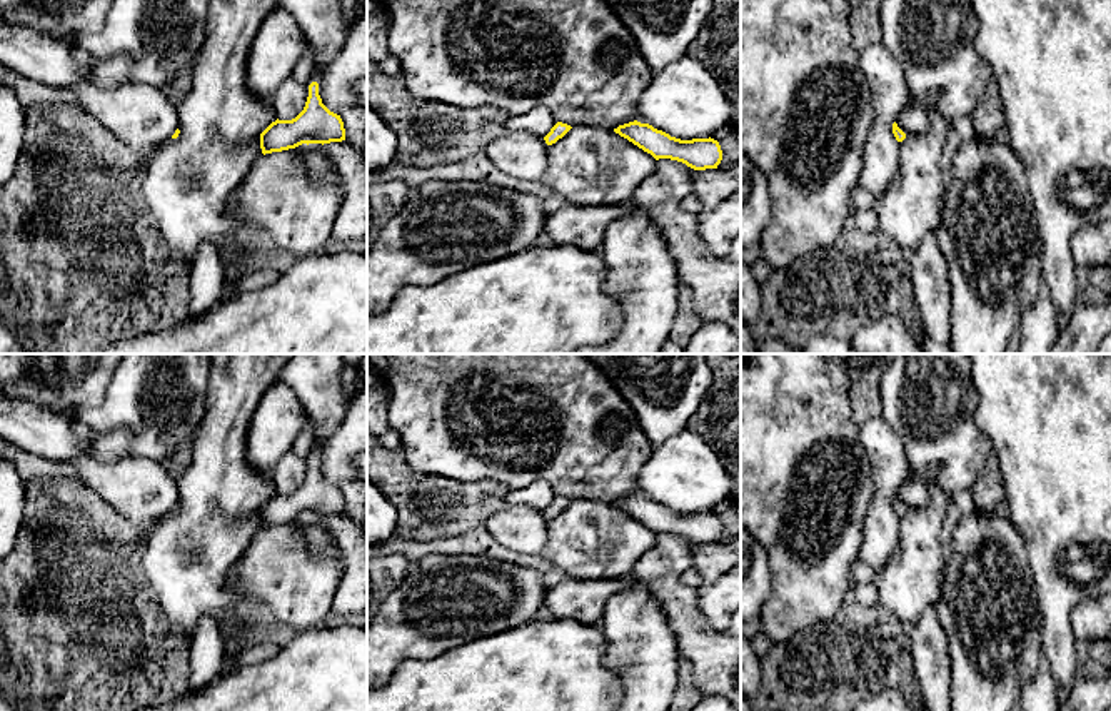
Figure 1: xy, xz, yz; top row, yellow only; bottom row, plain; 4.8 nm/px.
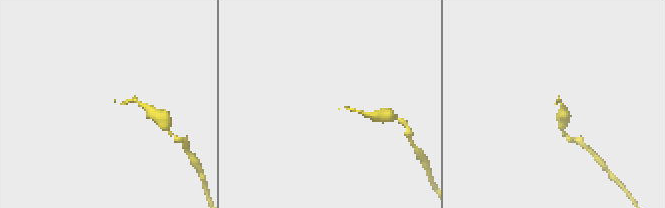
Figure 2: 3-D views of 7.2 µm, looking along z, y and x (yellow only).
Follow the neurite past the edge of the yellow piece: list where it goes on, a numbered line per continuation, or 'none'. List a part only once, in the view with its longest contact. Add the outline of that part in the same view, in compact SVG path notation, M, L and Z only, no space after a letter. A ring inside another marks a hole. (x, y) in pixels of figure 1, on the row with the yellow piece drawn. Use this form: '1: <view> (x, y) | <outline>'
none

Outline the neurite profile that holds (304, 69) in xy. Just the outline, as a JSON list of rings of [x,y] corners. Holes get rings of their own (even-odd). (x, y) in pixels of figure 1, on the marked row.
[[[305,43],[305,50],[292,70],[292,77],[302,85],[309,87],[314,82],[314,63],[310,58],[310,48]]]

